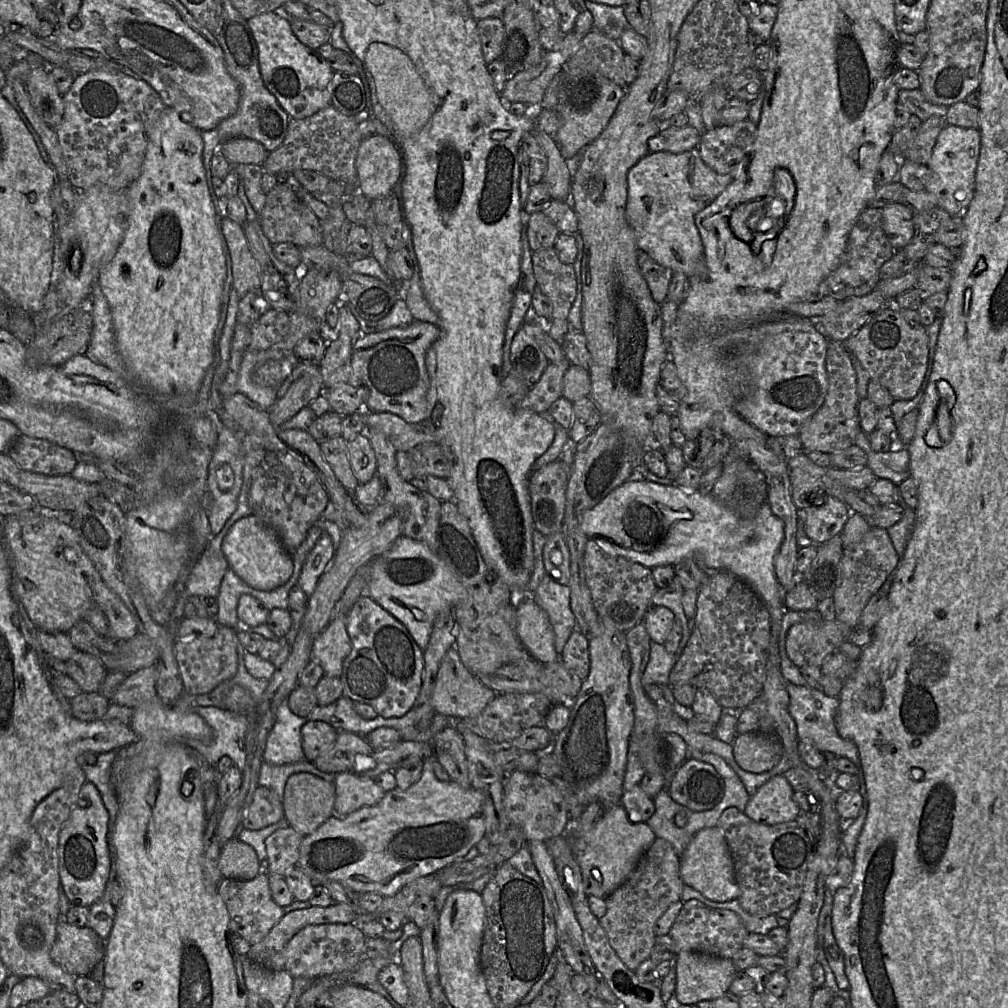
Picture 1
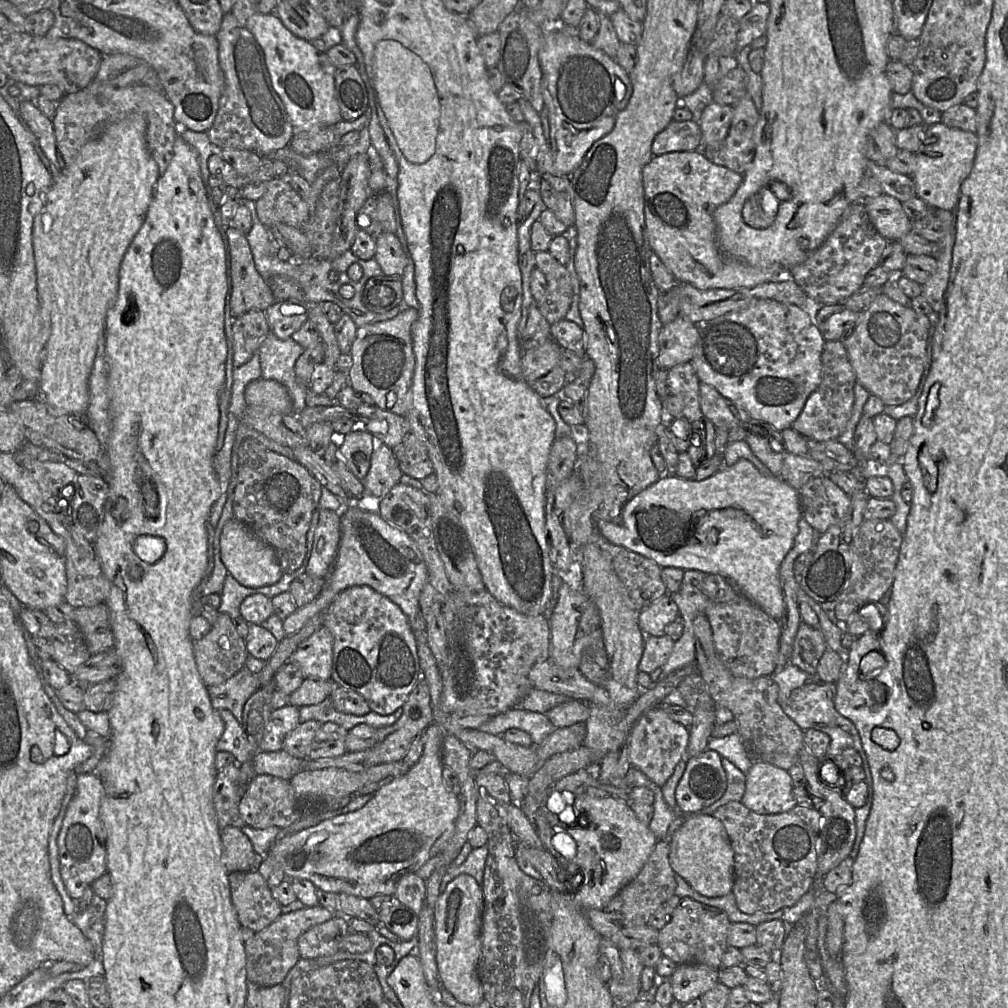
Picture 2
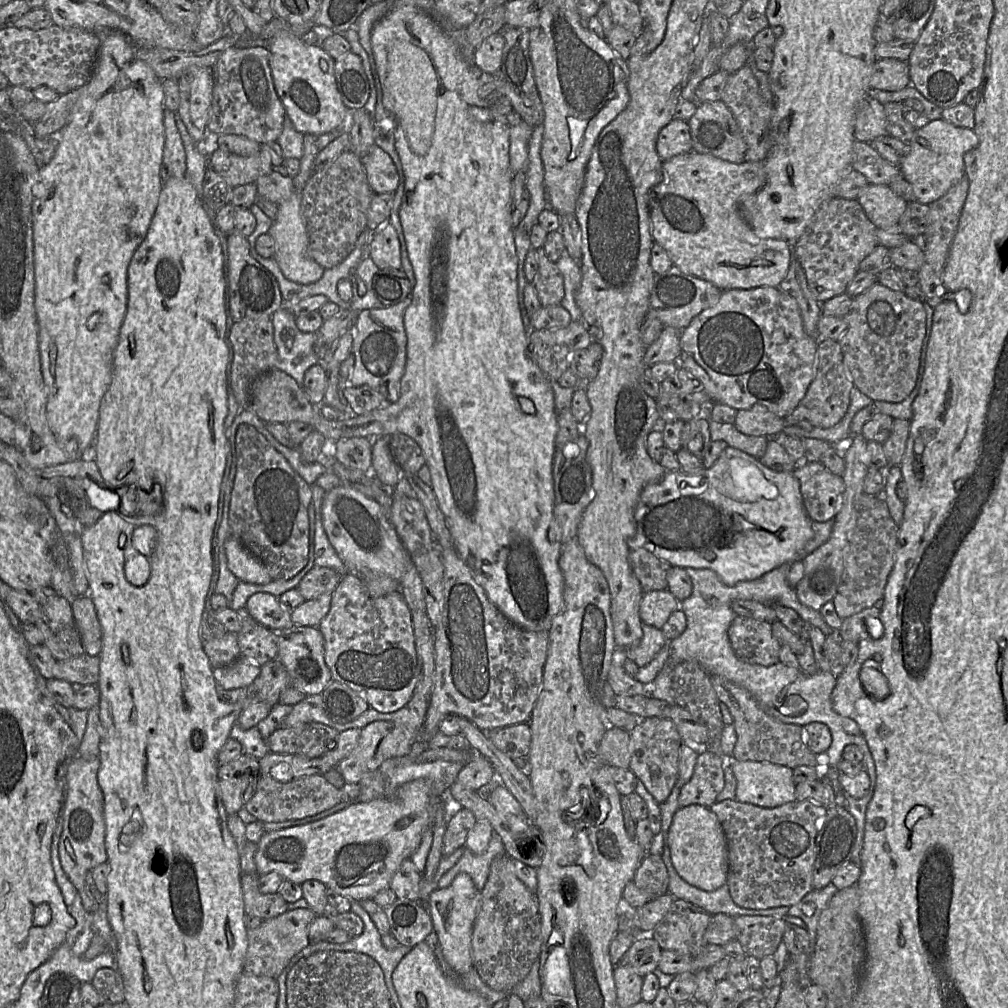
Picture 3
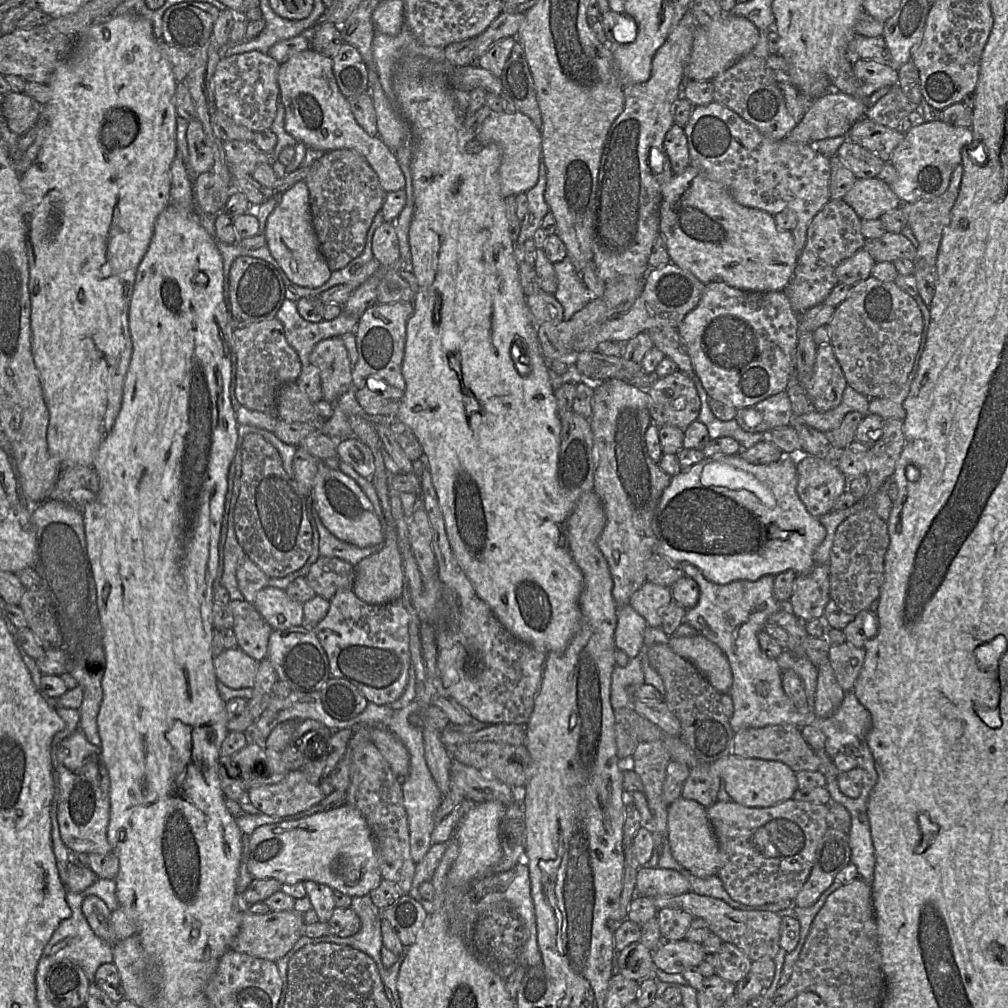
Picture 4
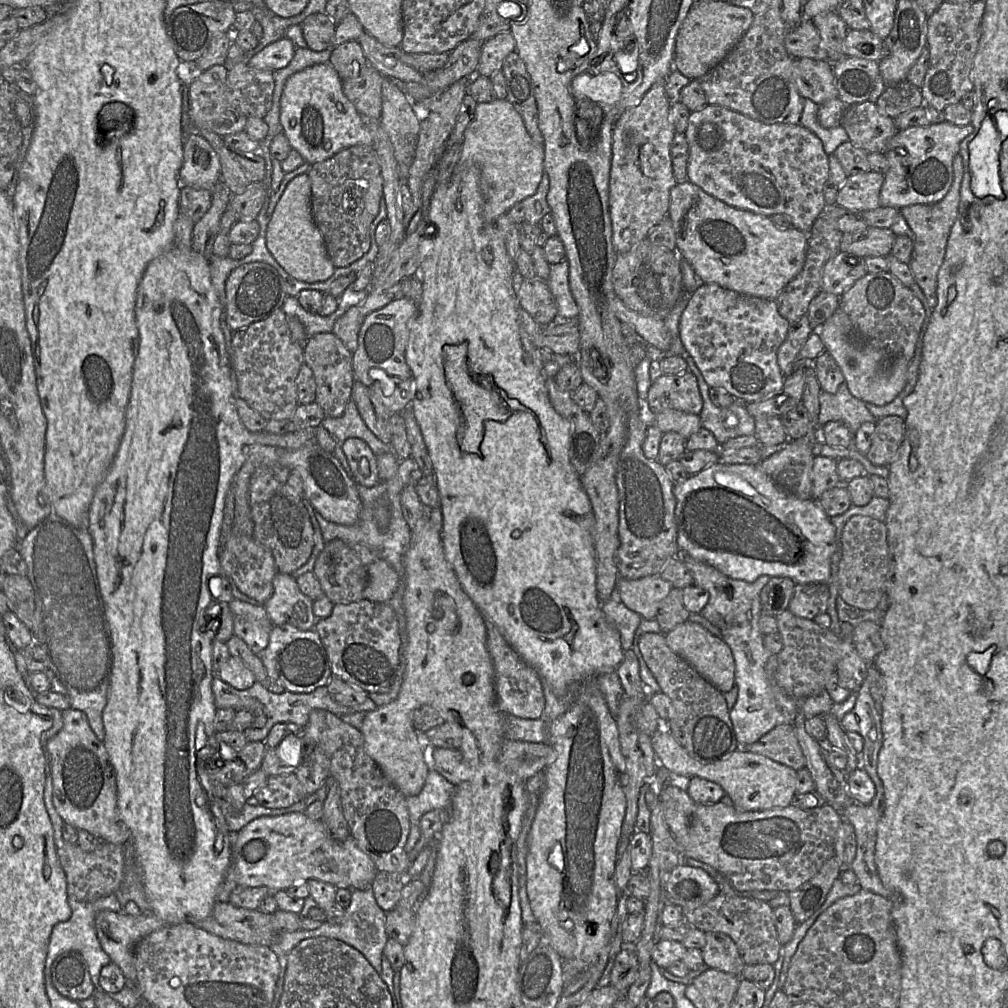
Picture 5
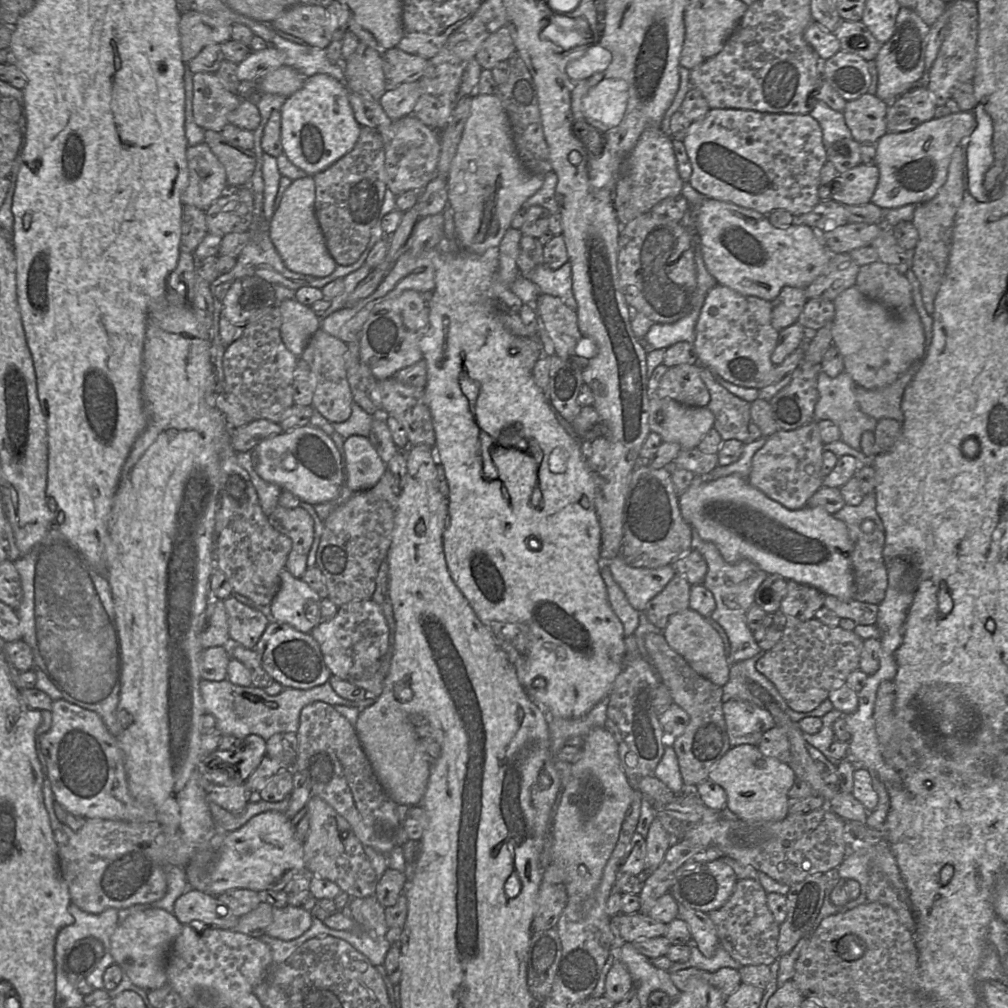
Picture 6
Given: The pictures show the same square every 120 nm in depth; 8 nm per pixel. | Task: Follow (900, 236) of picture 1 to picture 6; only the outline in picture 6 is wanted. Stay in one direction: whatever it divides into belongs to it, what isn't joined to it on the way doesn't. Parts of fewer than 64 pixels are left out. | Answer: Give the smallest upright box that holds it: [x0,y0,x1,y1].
[831,163,879,205]

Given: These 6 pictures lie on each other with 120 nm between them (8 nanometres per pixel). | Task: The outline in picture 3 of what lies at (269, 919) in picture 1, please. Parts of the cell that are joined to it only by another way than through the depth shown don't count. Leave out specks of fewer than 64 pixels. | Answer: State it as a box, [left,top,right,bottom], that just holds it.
[241,872,288,920]

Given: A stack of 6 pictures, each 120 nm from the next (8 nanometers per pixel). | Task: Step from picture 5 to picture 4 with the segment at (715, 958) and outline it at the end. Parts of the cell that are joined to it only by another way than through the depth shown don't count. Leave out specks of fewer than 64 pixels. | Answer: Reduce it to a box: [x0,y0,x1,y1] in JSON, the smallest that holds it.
[716,942,751,983]

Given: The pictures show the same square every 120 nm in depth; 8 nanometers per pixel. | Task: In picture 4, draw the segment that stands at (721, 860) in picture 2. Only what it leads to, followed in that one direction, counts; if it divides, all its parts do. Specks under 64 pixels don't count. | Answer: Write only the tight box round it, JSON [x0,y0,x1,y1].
[667,796,720,878]

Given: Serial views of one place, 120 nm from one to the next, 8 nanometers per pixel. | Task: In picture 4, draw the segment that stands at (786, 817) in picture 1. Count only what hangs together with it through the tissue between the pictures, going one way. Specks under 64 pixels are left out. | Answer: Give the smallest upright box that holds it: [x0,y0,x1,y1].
[705,754,798,808]

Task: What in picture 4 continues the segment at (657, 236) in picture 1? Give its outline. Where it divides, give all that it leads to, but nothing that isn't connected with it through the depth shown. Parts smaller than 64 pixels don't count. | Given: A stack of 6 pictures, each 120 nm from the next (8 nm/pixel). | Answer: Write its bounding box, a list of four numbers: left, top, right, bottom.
[660,90,867,291]

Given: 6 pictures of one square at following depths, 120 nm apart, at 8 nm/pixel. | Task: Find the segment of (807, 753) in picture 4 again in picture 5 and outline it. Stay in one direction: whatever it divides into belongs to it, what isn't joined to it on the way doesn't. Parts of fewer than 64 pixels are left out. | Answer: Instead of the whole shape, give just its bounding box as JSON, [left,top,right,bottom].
[740,723,805,771]

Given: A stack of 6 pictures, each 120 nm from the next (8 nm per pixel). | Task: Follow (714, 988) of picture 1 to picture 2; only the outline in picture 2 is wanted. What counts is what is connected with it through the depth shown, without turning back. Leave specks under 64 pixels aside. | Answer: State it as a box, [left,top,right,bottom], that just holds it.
[670,963,719,1004]

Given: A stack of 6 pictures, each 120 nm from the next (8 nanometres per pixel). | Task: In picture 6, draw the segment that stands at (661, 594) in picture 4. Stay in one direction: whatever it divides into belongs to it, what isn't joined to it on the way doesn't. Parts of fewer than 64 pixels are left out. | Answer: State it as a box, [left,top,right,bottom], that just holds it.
[609,554,675,612]

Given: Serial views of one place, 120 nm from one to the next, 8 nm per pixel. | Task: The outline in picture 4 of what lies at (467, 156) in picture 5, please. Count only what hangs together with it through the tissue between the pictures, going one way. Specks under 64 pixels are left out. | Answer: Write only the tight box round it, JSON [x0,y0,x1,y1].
[475,113,542,197]

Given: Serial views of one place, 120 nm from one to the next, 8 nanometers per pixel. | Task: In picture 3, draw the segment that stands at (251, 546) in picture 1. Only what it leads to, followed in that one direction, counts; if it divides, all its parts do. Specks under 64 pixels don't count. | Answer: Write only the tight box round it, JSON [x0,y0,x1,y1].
[224,535,272,584]

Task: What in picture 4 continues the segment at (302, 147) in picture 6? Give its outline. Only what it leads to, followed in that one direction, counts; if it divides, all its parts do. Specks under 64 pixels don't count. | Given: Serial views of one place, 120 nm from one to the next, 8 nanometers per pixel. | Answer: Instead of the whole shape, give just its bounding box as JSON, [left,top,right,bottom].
[277,48,405,192]

